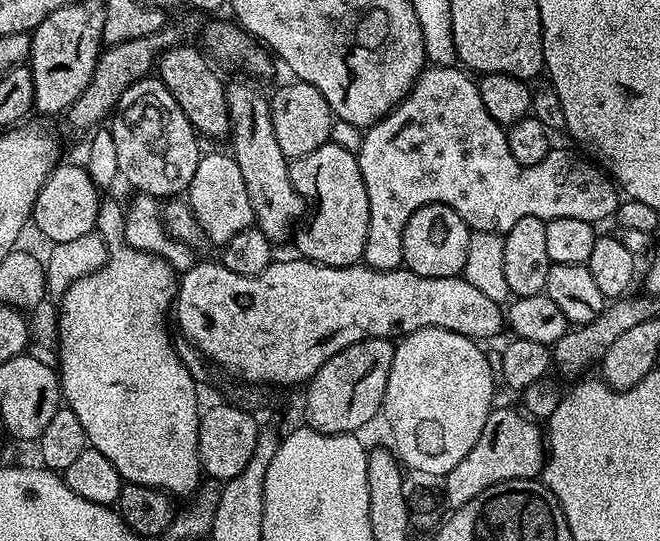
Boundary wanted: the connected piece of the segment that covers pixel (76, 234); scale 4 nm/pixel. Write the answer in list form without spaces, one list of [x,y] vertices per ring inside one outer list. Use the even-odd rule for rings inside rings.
[[[57,163],[53,168],[38,190],[38,198],[32,207],[31,223],[34,228],[36,224],[37,230],[52,244],[74,242],[74,238],[82,238],[94,231],[102,199],[87,167],[64,163]]]

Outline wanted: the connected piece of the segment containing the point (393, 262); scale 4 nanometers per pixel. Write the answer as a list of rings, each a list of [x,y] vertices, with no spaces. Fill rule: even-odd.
[[[456,66],[425,67],[408,95],[363,133],[358,159],[362,182],[366,182],[366,198],[370,198],[370,230],[366,234],[363,258],[367,267],[389,272],[403,265],[402,238],[406,222],[427,204],[450,206],[472,232],[507,234],[514,222],[531,216],[545,222],[578,218],[593,225],[607,216],[608,219],[615,217],[622,203],[621,193],[591,159],[583,160],[564,148],[553,147],[542,162],[534,166],[519,164],[514,154],[510,154],[505,125],[494,122],[494,118],[486,114],[479,83],[471,78],[467,71]]]

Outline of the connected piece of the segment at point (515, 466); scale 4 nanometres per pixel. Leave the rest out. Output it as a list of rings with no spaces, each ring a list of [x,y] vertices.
[[[493,407],[470,454],[466,454],[466,458],[462,458],[462,462],[458,462],[458,466],[443,477],[444,500],[449,509],[455,510],[466,506],[466,502],[482,494],[482,490],[490,490],[490,486],[495,484],[535,480],[543,473],[545,459],[546,436],[541,425],[515,407]]]

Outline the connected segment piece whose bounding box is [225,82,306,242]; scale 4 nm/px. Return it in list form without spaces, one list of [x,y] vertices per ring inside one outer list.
[[[229,83],[225,91],[232,140],[230,155],[238,162],[238,170],[242,170],[255,227],[260,228],[268,240],[279,242],[293,235],[294,225],[305,215],[306,205],[292,184],[290,161],[282,154],[278,140],[274,138],[269,101],[256,89],[259,87],[255,83],[247,83]]]

